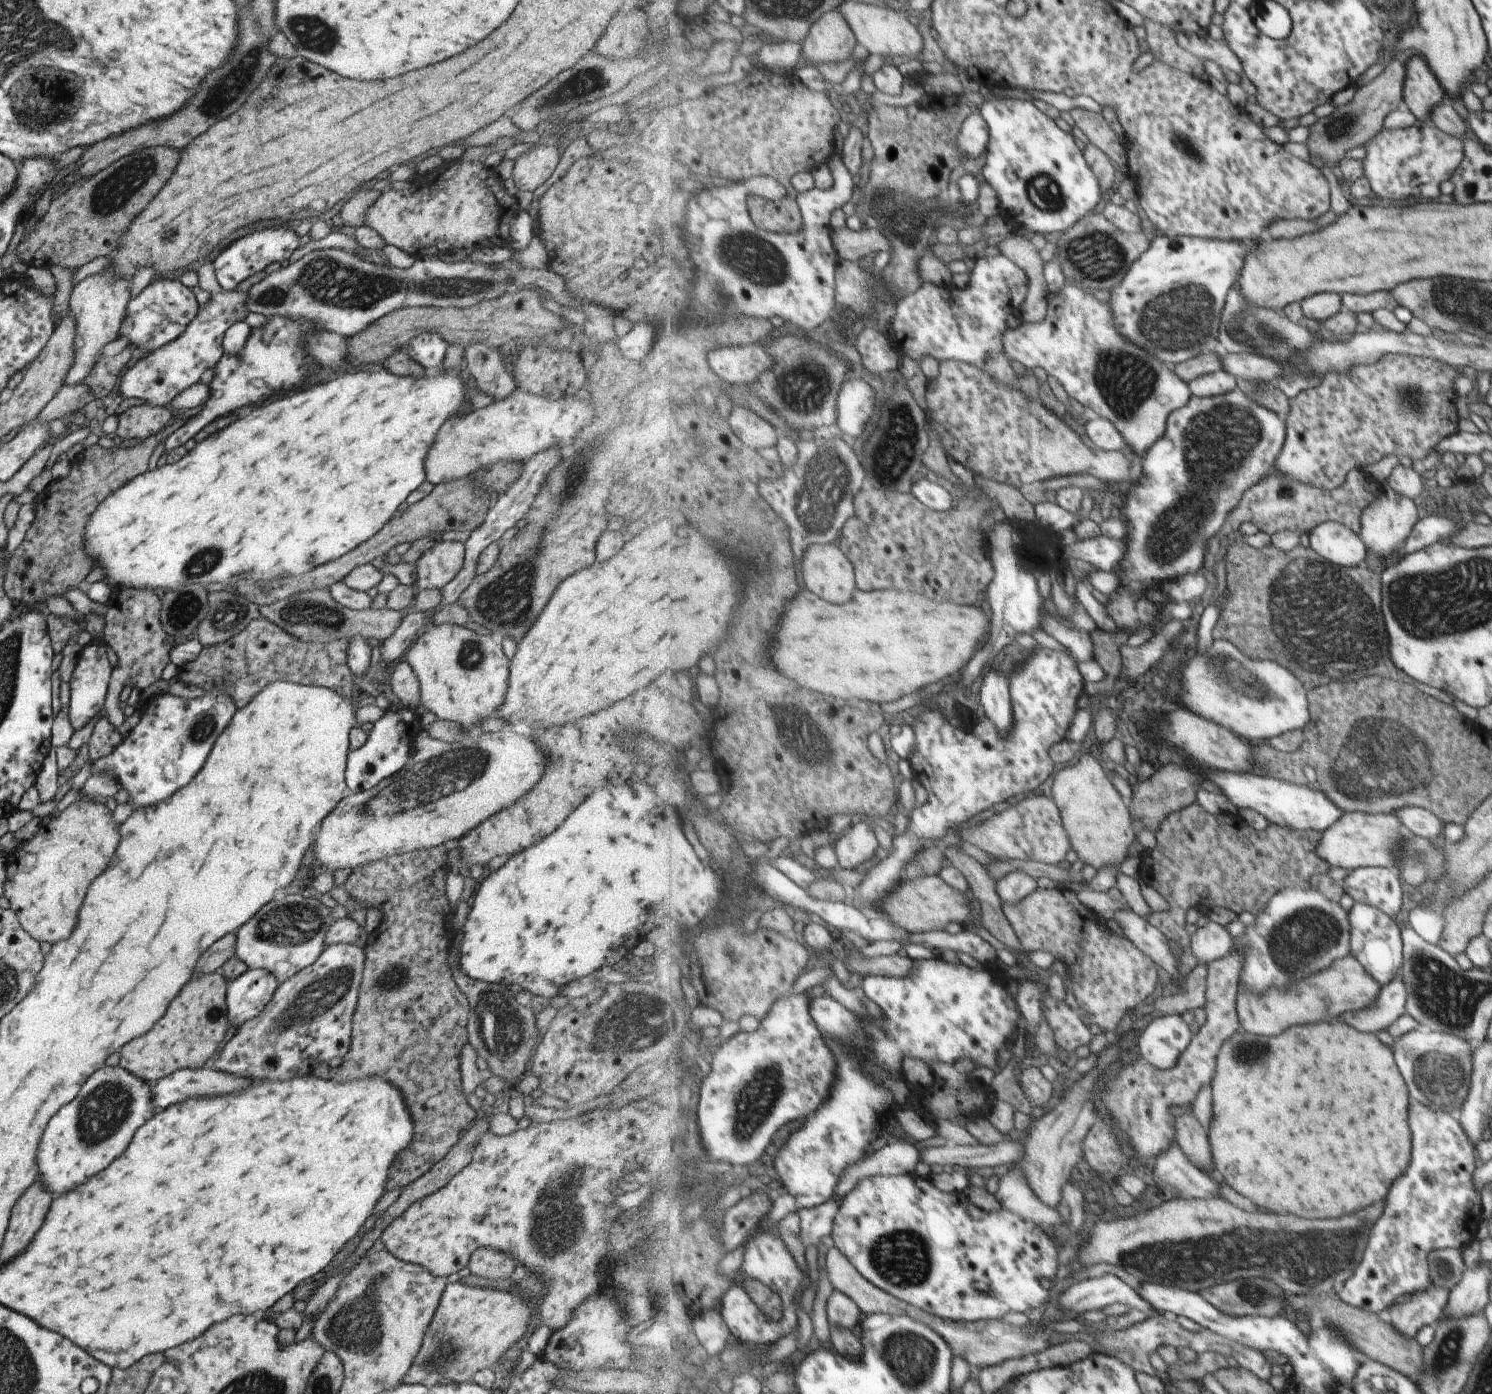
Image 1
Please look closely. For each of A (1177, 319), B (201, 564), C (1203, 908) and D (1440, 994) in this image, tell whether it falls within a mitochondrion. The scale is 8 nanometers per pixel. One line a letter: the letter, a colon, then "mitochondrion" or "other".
A: mitochondrion
B: mitochondrion
C: other
D: mitochondrion

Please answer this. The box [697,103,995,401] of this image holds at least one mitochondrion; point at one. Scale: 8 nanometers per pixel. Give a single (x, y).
(756, 260)

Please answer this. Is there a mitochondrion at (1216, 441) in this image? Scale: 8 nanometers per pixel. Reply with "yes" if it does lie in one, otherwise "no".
yes

